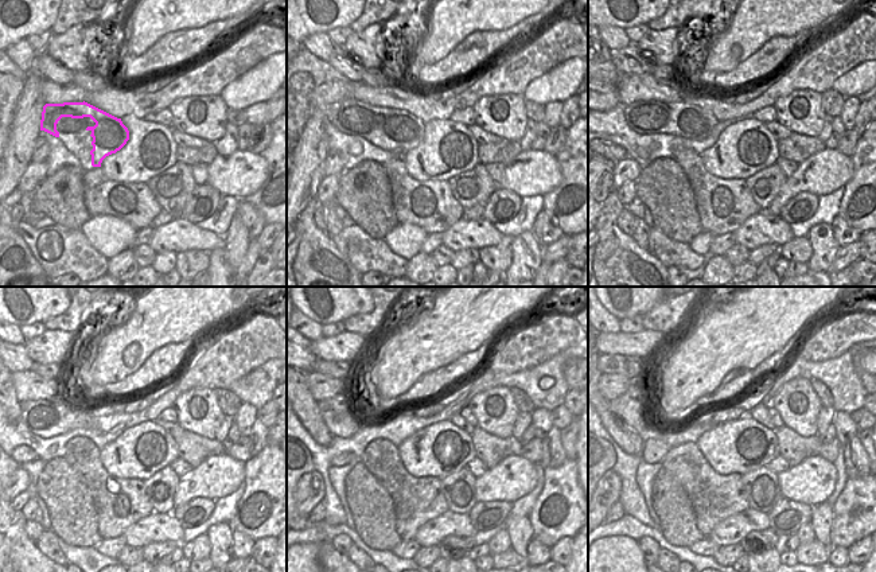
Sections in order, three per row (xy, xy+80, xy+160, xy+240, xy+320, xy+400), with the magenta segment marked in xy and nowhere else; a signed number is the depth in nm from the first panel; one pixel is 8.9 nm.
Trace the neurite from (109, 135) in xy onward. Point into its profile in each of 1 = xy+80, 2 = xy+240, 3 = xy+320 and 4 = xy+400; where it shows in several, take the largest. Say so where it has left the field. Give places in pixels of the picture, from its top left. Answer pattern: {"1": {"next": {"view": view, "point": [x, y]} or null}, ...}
{"1": {"next": {"view": "xy+80", "point": [408, 131]}}, "2": {"next": {"view": "xy+240", "point": [39, 416]}}, "3": {"next": {"view": "xy+320", "point": [338, 417]}}, "4": {"next": {"view": "xy+400", "point": [629, 407]}}}

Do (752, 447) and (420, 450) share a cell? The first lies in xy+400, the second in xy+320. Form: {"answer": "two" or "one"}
{"answer": "one"}

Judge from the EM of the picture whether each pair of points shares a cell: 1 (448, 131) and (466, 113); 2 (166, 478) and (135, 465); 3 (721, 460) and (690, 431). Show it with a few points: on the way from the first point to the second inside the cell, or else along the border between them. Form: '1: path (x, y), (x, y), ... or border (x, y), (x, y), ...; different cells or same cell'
1: border (450, 119), (468, 127); different cells
2: border (170, 465), (144, 481); different cells
3: border (712, 427), (696, 443); different cells

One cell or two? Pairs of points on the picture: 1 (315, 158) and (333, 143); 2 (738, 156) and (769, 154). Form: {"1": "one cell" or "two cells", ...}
{"1": "two cells", "2": "one cell"}

